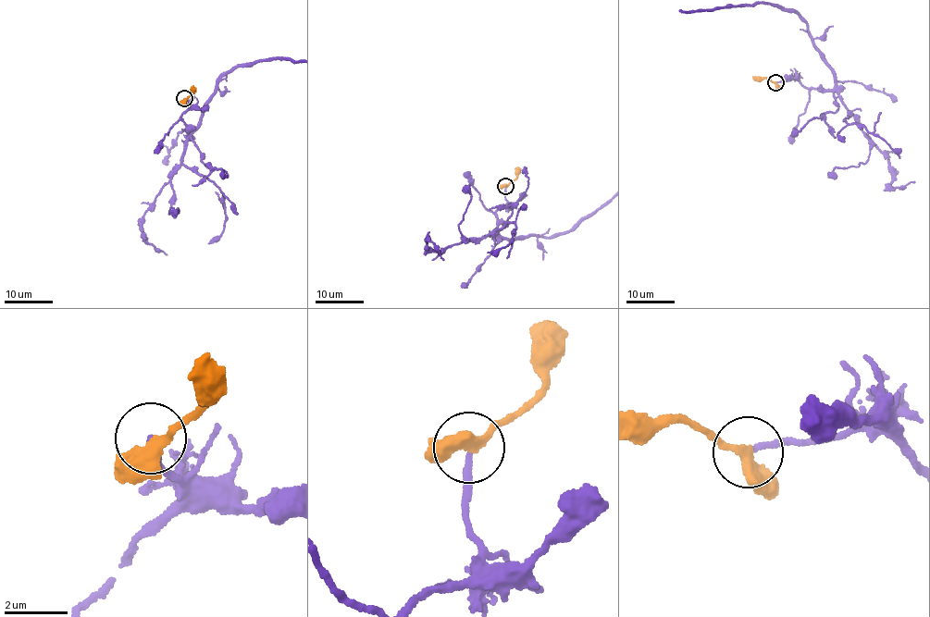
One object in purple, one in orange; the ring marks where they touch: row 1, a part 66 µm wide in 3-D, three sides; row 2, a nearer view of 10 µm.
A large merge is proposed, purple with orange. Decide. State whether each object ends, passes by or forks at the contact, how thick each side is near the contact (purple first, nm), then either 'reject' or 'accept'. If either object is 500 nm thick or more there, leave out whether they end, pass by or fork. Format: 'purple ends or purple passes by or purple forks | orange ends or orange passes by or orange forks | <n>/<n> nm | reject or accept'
purple ends | orange passes by | 180/360 nm | accept

